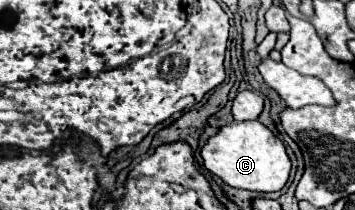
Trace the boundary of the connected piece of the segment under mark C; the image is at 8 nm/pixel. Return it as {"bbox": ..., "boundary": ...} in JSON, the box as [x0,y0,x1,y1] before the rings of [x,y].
{"bbox":[201,120,291,192],"boundary":[[[259,120],[231,122],[223,126],[213,138],[207,140],[201,150],[201,158],[211,174],[219,176],[229,186],[243,190],[279,192],[287,184],[291,172],[291,160],[283,142]]]}

